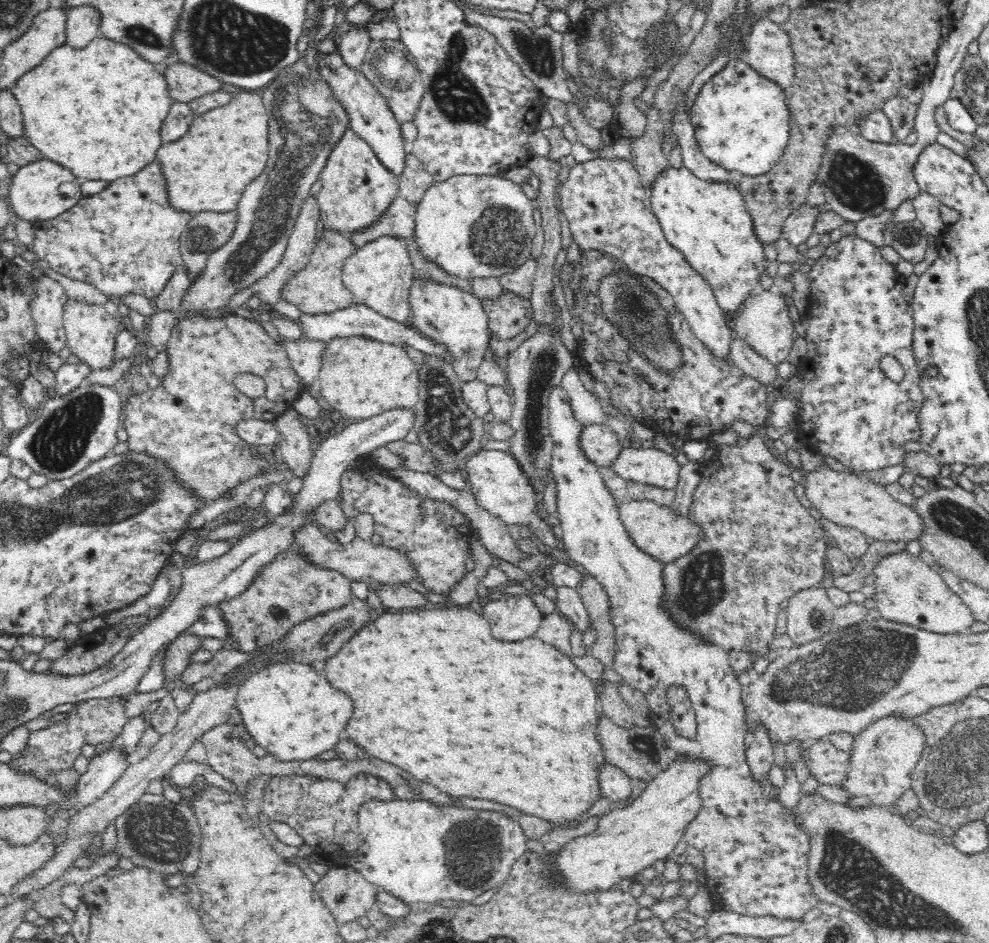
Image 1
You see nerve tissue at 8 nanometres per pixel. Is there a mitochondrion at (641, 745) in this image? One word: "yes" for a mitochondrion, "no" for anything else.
yes

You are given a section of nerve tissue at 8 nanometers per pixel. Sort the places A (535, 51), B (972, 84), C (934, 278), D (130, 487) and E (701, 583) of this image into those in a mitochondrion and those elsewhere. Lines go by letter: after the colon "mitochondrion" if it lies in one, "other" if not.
A: mitochondrion
B: mitochondrion
C: other
D: mitochondrion
E: mitochondrion

